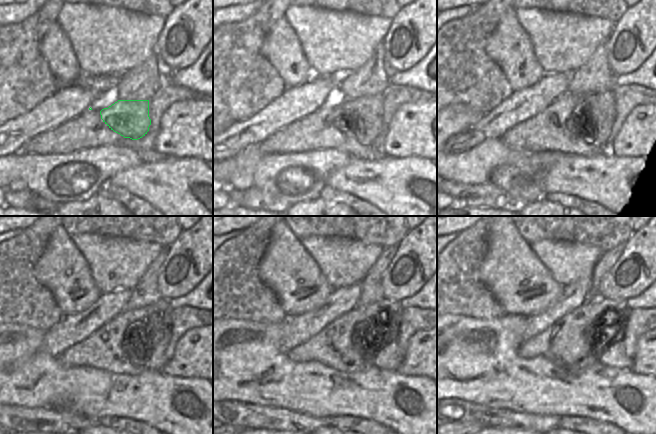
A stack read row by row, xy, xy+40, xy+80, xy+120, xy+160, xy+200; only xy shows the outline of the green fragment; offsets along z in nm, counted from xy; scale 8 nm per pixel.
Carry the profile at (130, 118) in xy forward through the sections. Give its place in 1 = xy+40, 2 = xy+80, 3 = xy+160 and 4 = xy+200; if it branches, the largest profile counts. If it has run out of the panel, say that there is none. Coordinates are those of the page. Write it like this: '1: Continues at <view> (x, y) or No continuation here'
1: Continues at xy+40 (362, 117)
2: Continues at xy+80 (592, 118)
3: Continues at xy+160 (381, 342)
4: Continues at xy+200 (603, 331).

